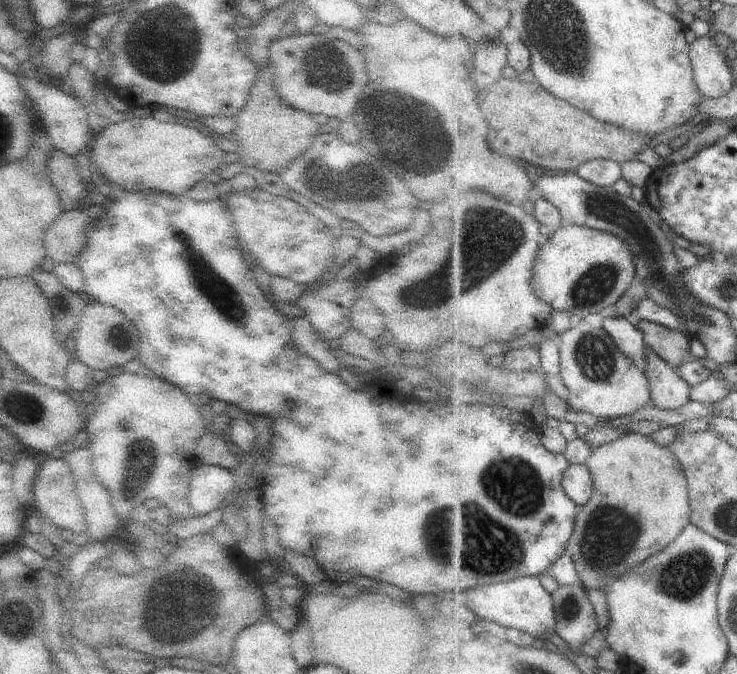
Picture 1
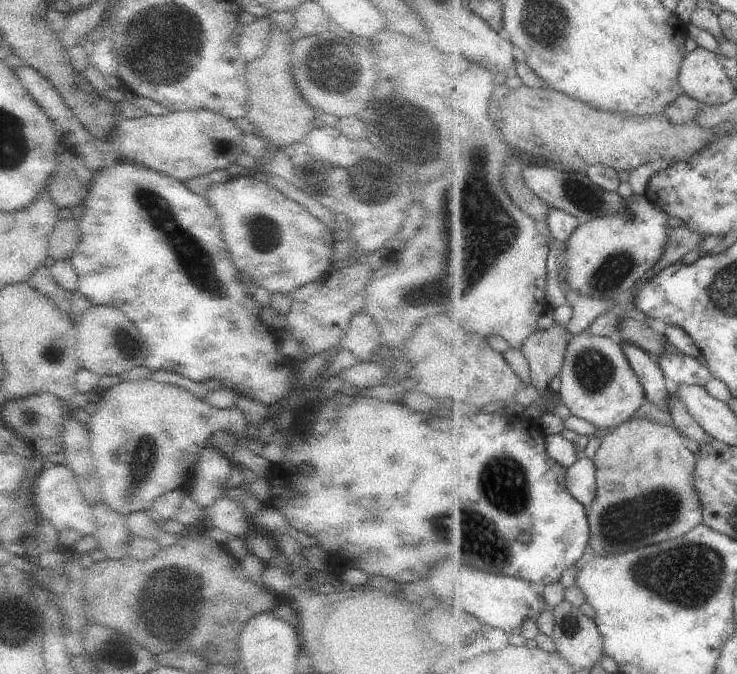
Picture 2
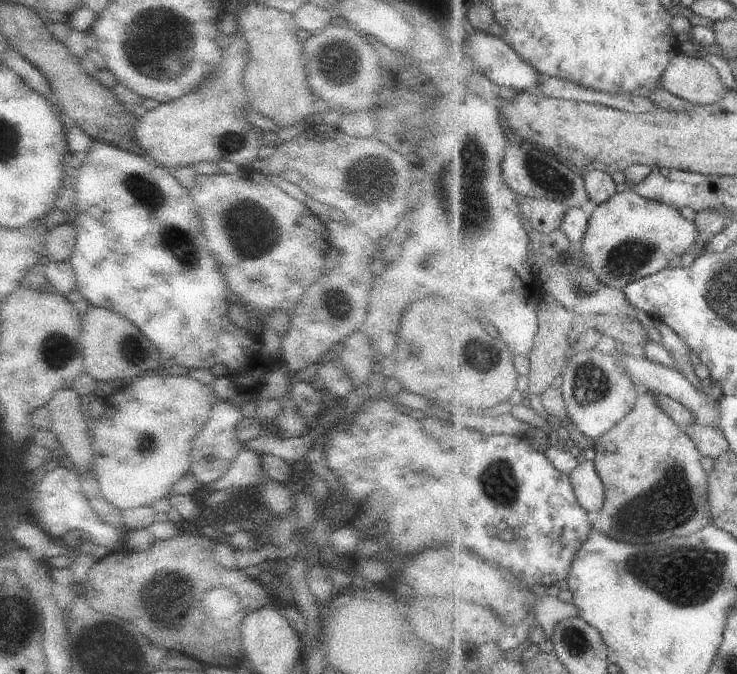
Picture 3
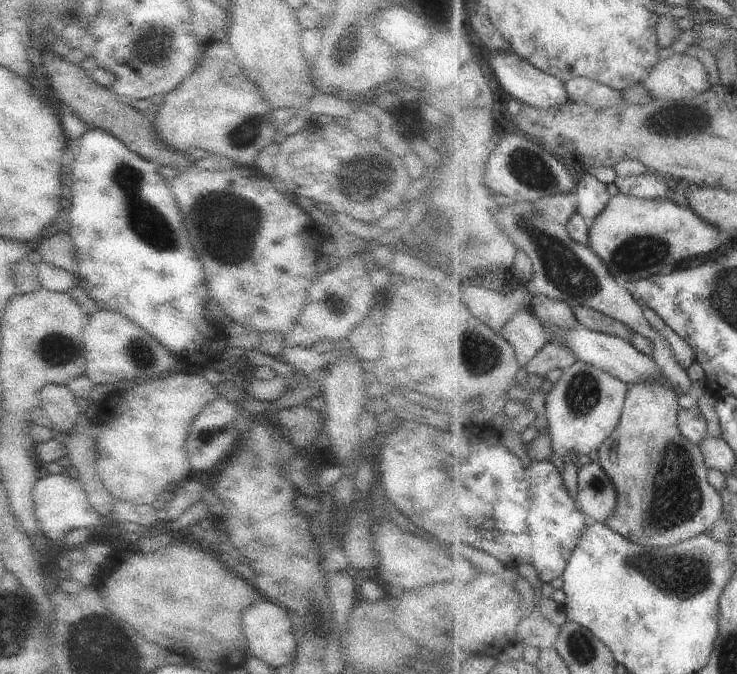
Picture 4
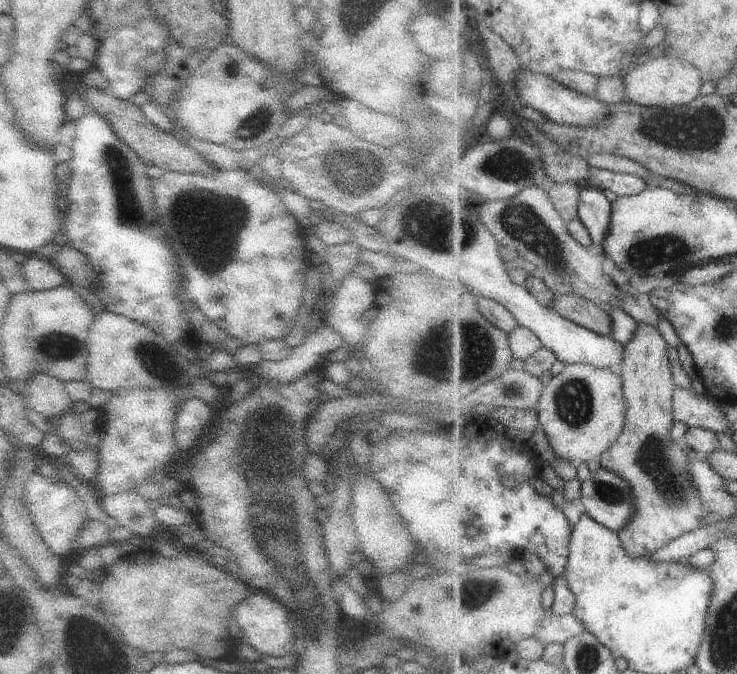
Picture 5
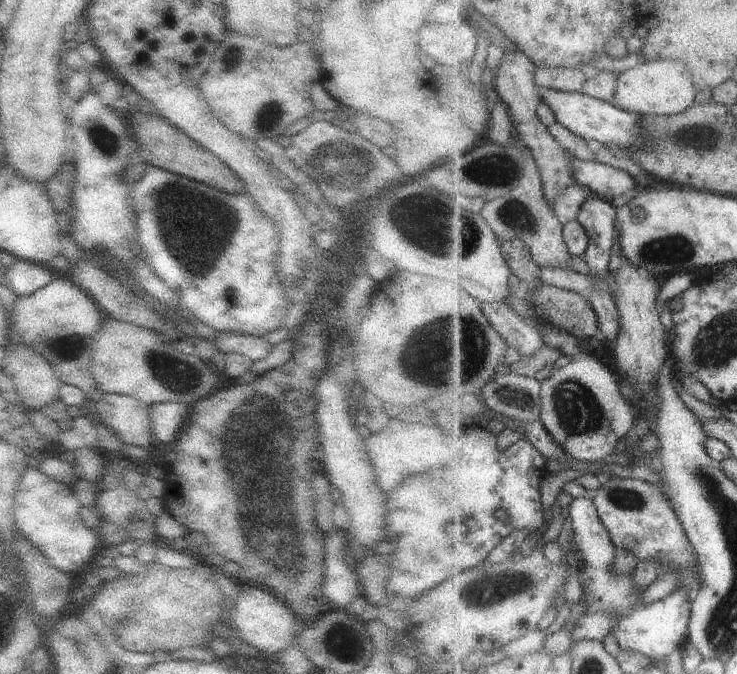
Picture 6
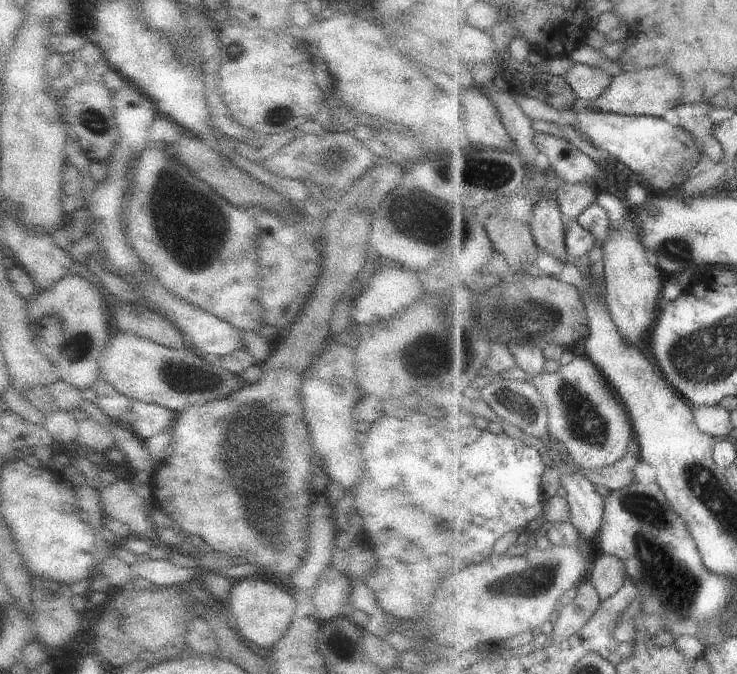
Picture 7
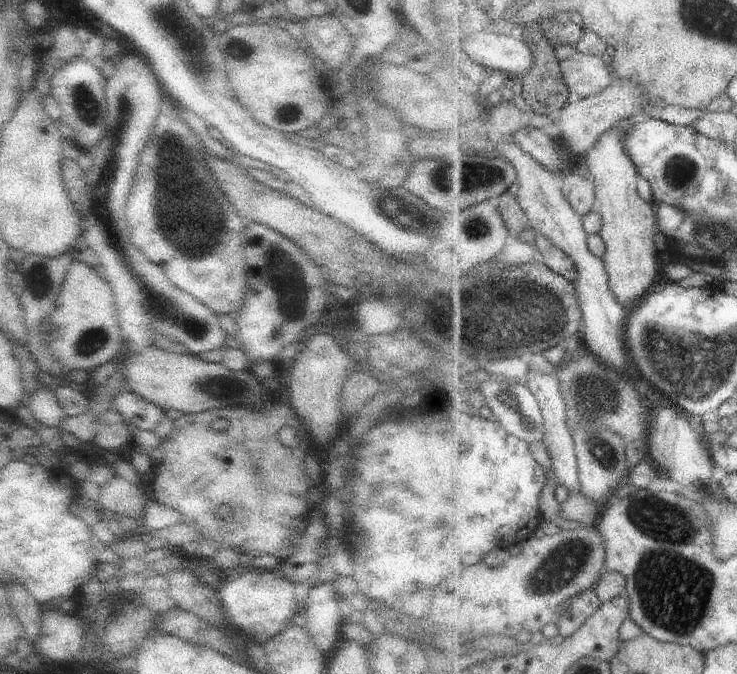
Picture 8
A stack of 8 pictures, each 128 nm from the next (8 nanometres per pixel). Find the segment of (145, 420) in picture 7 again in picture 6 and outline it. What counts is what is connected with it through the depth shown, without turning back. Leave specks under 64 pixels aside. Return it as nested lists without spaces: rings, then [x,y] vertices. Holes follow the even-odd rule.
[[[177,401],[153,403],[150,415],[156,439],[167,444],[177,440],[185,419],[190,415],[190,406]]]

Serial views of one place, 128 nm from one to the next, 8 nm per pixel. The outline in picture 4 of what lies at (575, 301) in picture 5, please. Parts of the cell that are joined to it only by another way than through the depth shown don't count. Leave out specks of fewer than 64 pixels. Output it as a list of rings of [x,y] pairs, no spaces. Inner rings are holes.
[[[584,306],[570,308],[577,315],[580,324],[591,330],[618,336],[628,341],[634,333],[624,322],[611,318],[601,311]]]

